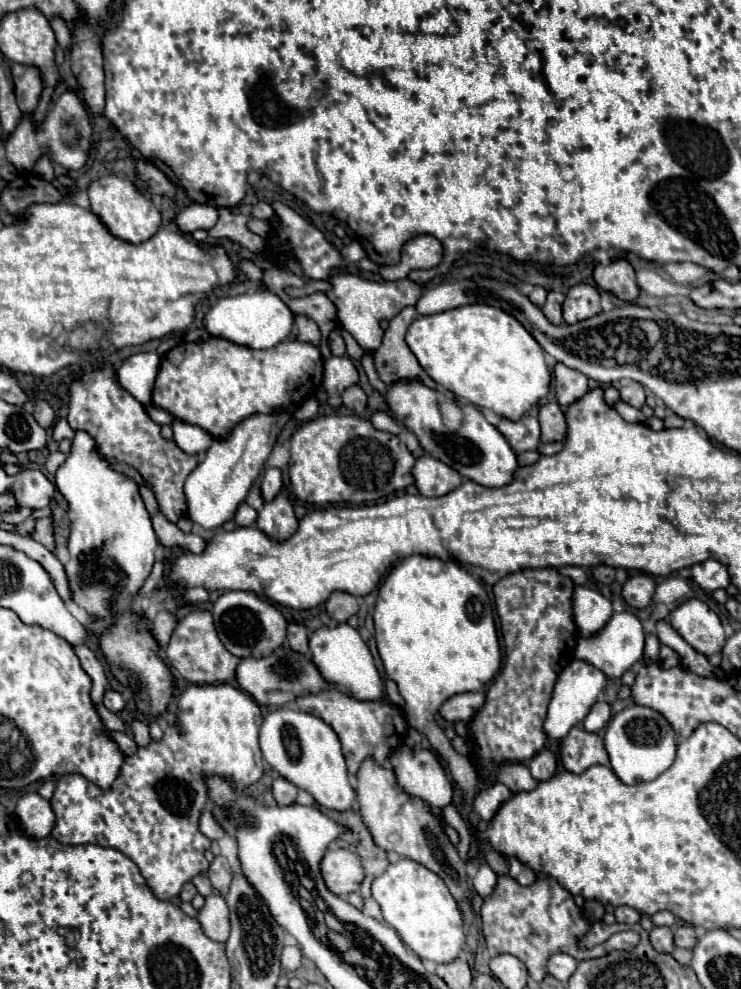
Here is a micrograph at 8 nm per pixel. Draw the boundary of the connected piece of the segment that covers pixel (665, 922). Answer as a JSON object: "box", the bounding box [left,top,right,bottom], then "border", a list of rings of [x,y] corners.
{"box":[651,910,677,926],"border":[[[663,910],[663,912],[657,912],[657,914],[653,914],[651,916],[651,922],[655,924],[655,926],[675,926],[677,924],[677,918],[671,914],[671,912],[667,912],[667,910]]]}

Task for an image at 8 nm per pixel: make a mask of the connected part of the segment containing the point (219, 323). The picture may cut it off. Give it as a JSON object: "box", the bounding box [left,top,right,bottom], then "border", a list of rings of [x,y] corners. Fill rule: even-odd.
{"box":[205,292,295,348],"border":[[[253,292],[253,294],[241,294],[233,298],[219,298],[209,314],[205,316],[205,328],[211,336],[225,338],[229,342],[235,342],[239,346],[247,348],[273,348],[275,344],[283,342],[293,328],[295,314],[287,308],[287,304],[273,292]]]}

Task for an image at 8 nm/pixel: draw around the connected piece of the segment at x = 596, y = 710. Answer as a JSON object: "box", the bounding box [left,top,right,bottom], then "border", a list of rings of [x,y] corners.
{"box":[583,702,611,732],"border":[[[595,702],[591,706],[591,710],[589,710],[589,714],[585,716],[583,726],[585,726],[587,732],[599,732],[599,730],[603,730],[607,726],[609,718],[611,718],[609,704],[607,702]]]}

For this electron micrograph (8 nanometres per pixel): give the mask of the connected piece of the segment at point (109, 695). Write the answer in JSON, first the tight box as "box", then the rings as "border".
{"box":[103,690,125,712],"border":[[[107,690],[105,692],[105,698],[103,698],[103,706],[109,710],[109,712],[121,712],[125,708],[125,700],[119,692],[113,692],[113,690]]]}

